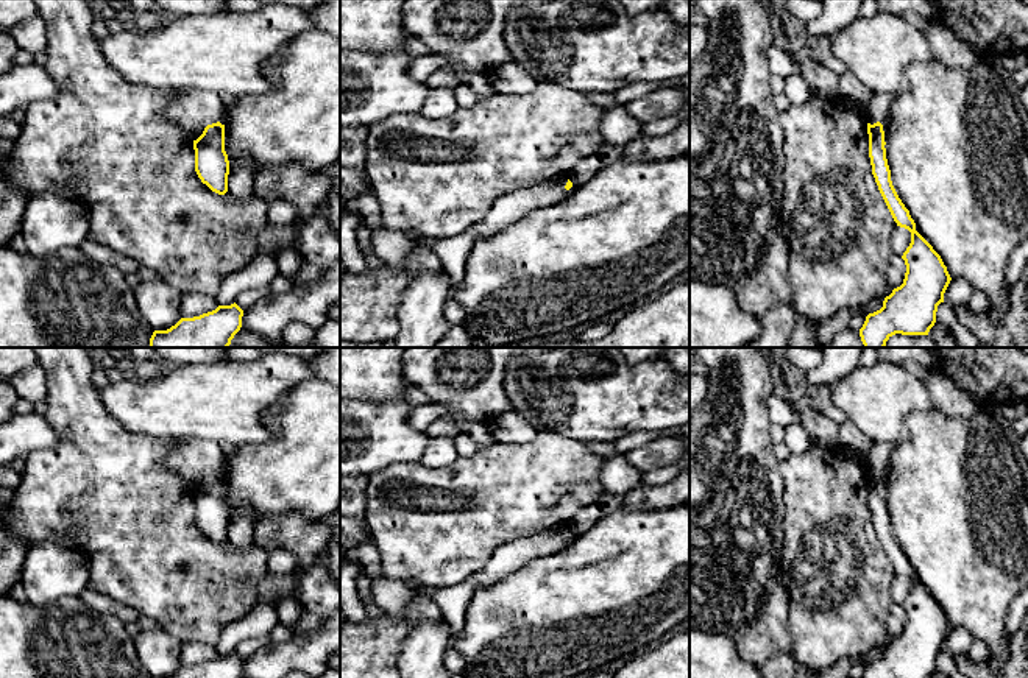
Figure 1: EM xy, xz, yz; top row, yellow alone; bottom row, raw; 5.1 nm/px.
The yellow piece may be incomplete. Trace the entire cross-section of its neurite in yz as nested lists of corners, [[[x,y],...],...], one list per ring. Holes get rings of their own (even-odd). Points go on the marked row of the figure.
[[[889,94],[872,95],[867,117],[869,157],[878,190],[897,226],[911,232],[911,243],[902,256],[906,265],[903,284],[884,298],[880,310],[866,316],[860,329],[864,348],[884,348],[895,334],[928,335],[952,281],[941,256],[916,231],[891,181],[884,145],[892,101],[894,95]]]

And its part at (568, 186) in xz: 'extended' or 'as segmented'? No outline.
extended

